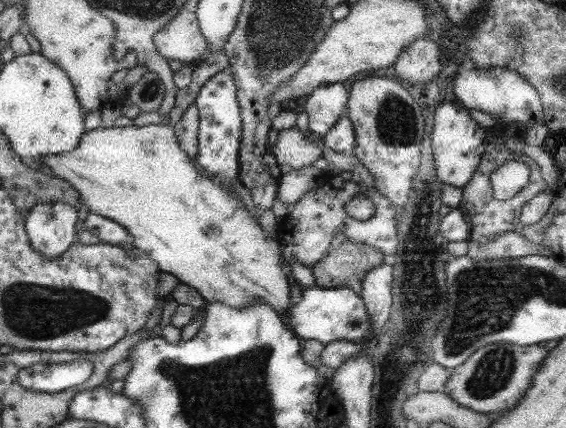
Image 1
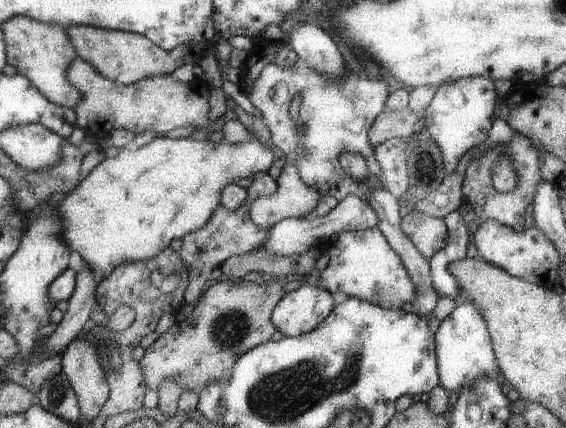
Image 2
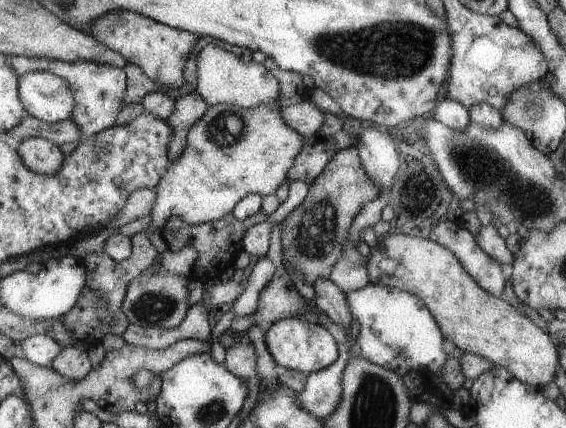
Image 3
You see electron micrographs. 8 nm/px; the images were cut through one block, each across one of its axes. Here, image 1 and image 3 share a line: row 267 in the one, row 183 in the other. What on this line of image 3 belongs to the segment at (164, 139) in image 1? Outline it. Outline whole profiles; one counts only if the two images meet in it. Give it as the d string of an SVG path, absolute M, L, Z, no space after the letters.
M231 104L208 106L208 110L188 131L187 146L181 152L181 158L172 162L167 174L153 188L154 204L146 219L150 228L161 230L172 217L179 217L189 225L215 221L231 213L232 208L249 193L261 196L274 194L275 188L285 180L285 174L288 174L303 148L303 137L284 124L278 107L260 105L241 109Z

